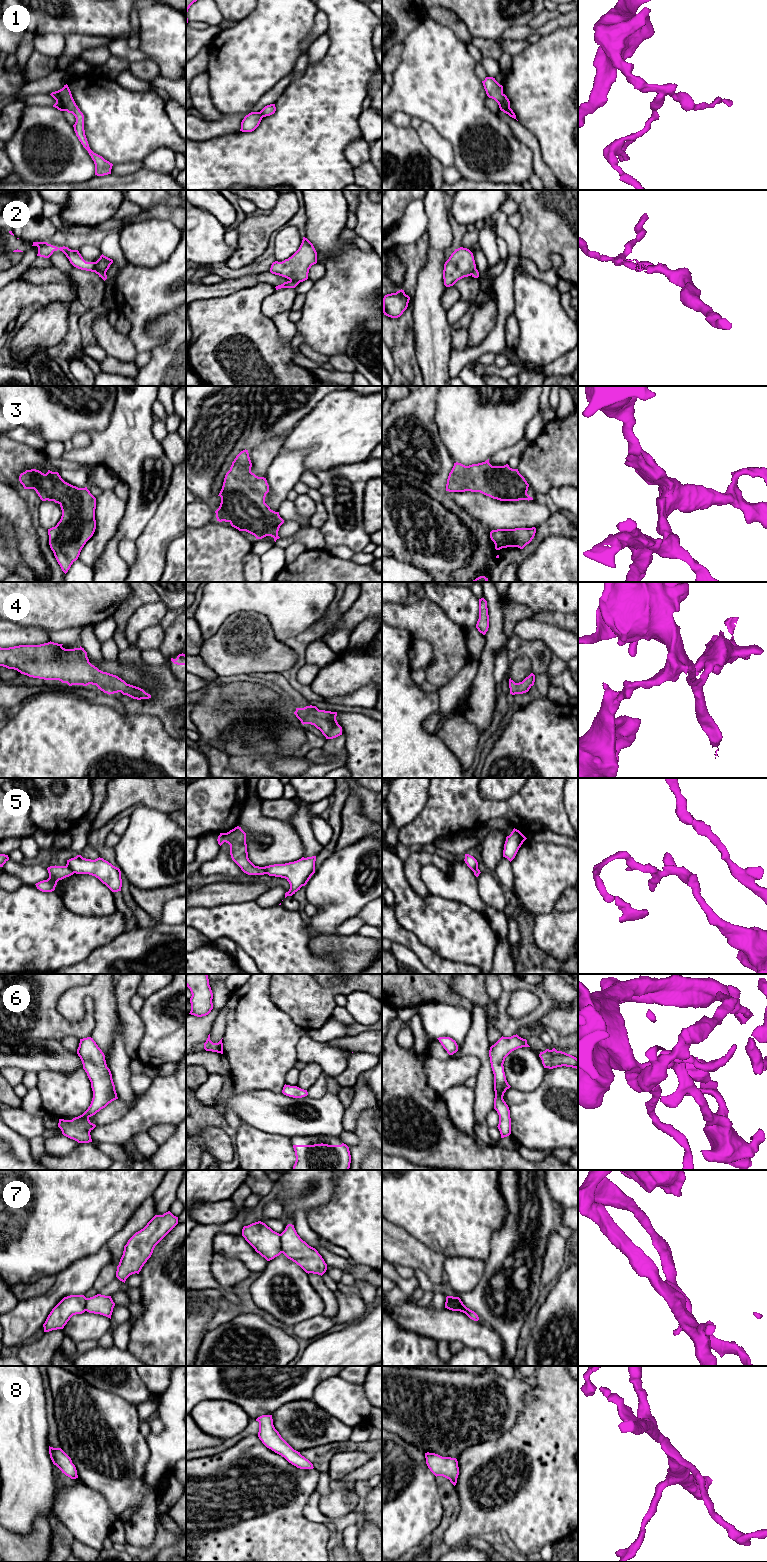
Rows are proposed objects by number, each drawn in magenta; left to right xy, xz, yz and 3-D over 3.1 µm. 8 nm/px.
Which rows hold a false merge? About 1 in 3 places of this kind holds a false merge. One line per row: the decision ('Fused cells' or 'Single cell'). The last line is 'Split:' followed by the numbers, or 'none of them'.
1: Single cell
2: Fused cells
3: Single cell
4: Single cell
5: Fused cells
6: Single cell
7: Fused cells
8: Single cell
Split: 2, 5, 7

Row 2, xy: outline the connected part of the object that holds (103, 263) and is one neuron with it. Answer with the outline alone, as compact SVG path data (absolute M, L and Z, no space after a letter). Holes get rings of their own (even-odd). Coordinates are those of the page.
M103 254L96 262L92 262L95 265L95 268L102 273L106 273L110 265L113 263L113 260L104 256Z

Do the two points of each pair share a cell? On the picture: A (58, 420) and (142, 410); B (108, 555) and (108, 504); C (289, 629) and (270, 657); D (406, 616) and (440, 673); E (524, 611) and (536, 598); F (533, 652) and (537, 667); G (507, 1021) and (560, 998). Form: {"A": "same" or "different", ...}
{"A": "different", "B": "different", "C": "different", "D": "same", "E": "different", "F": "same", "G": "same"}

